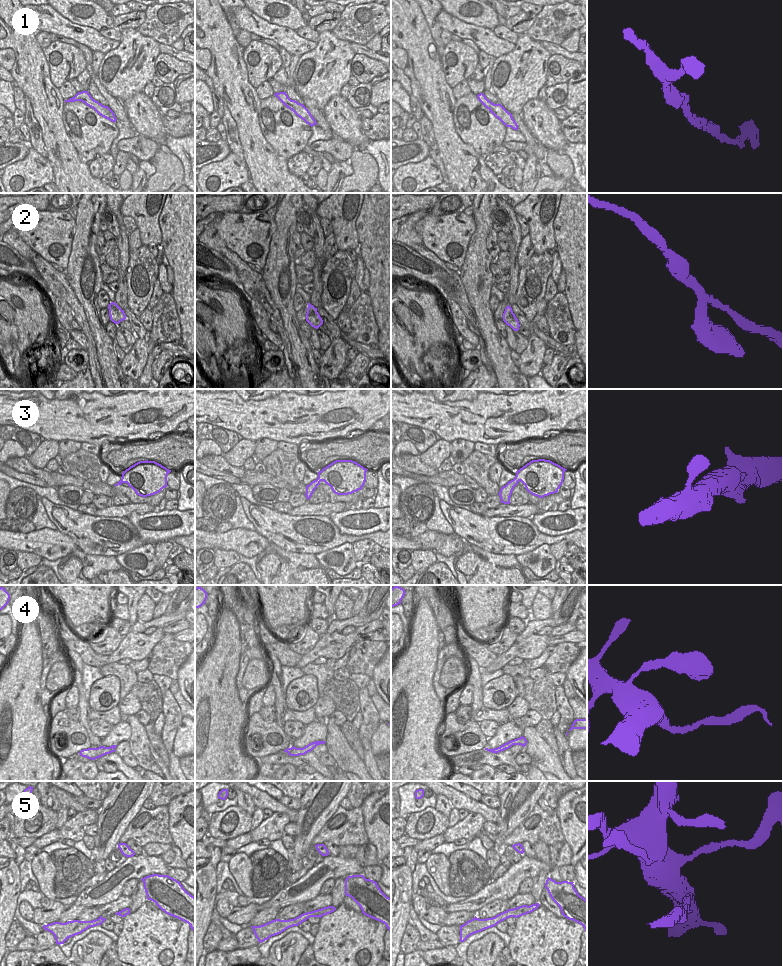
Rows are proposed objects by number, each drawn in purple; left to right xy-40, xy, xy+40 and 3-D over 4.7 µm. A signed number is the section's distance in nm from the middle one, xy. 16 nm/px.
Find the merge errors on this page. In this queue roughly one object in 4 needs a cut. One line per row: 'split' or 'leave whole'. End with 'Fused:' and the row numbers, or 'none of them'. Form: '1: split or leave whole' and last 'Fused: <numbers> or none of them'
1: leave whole
2: leave whole
3: leave whole
4: split
5: leave whole
Fused: 4

